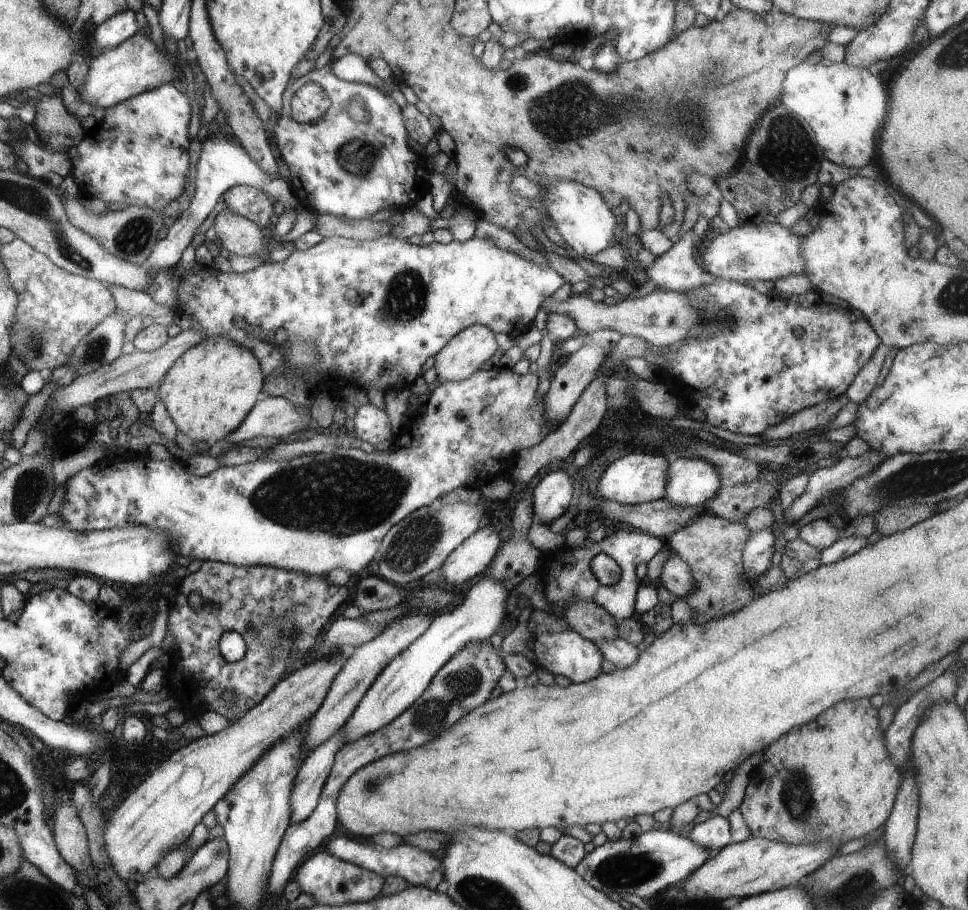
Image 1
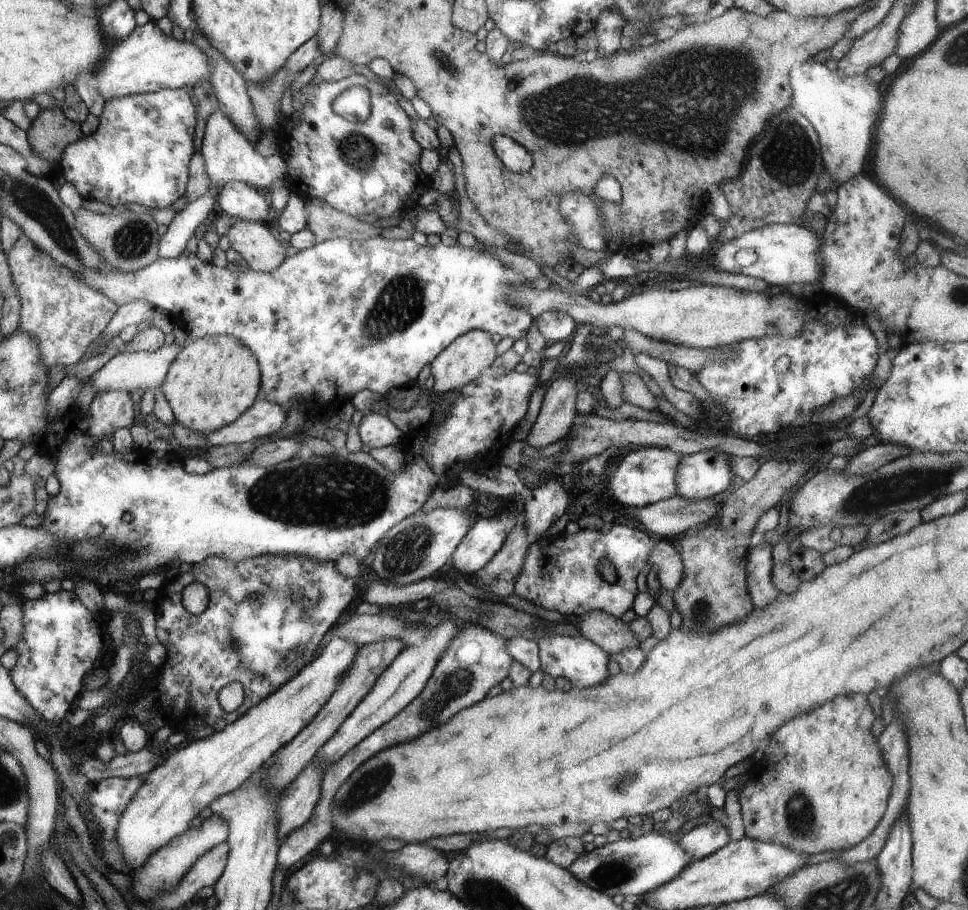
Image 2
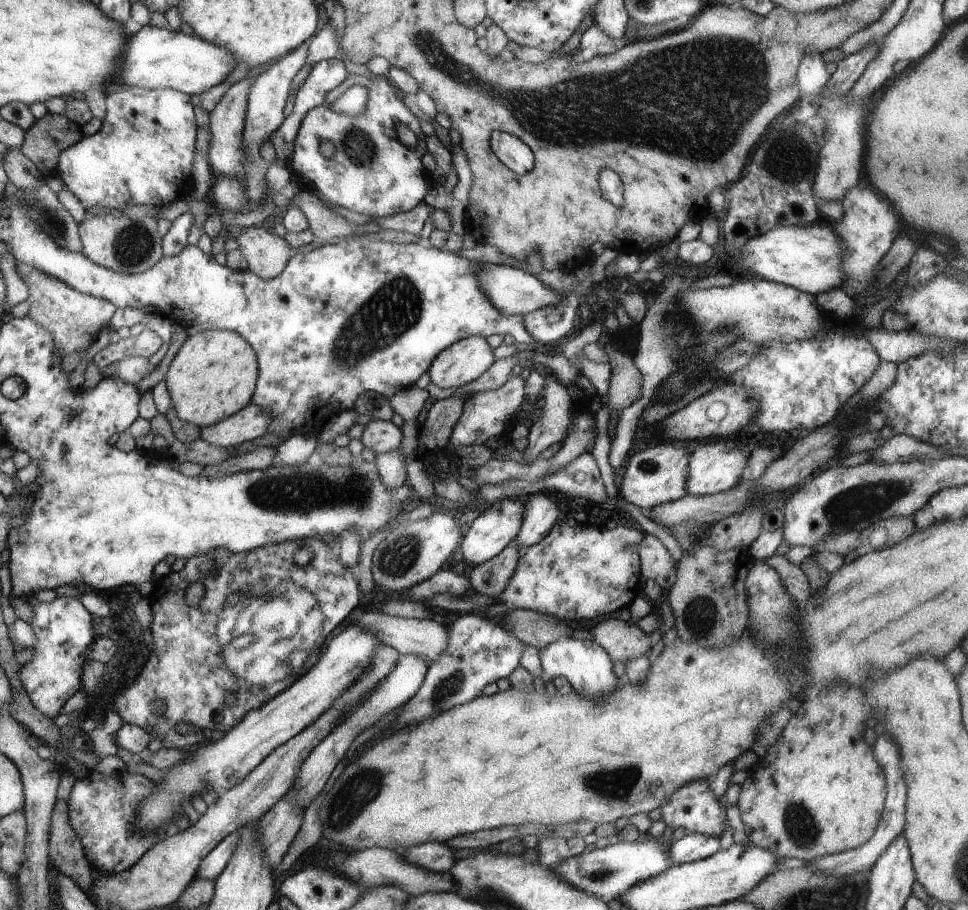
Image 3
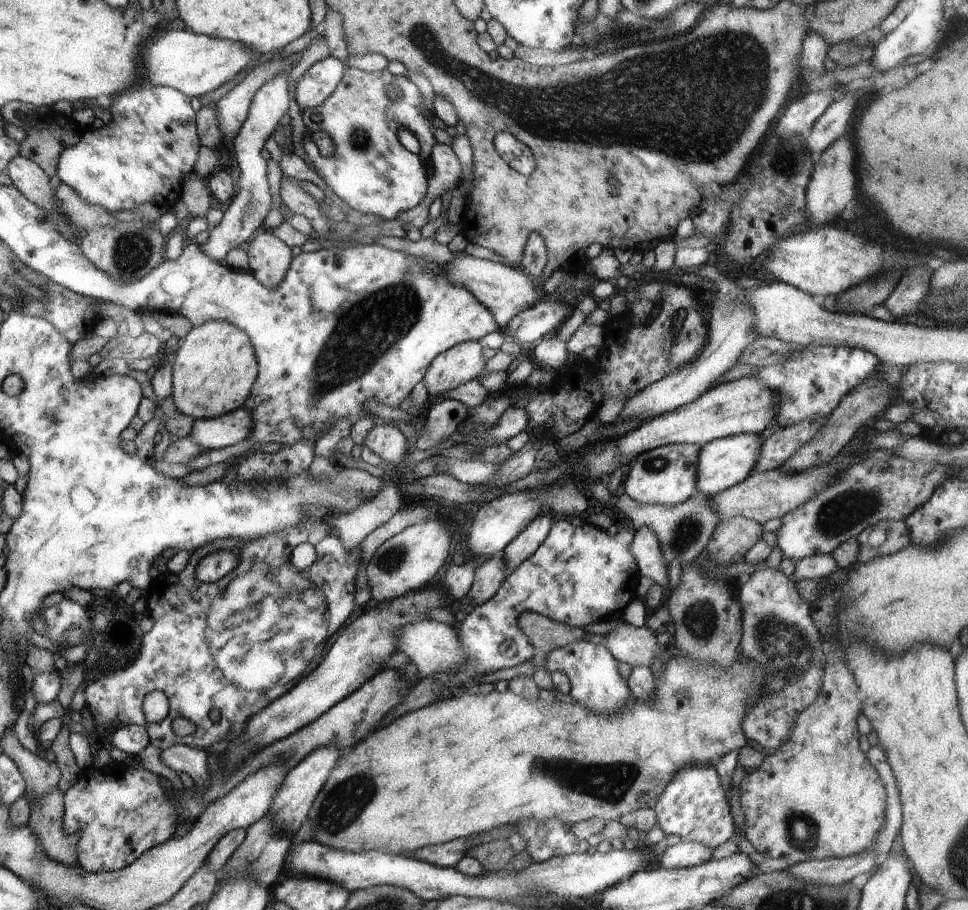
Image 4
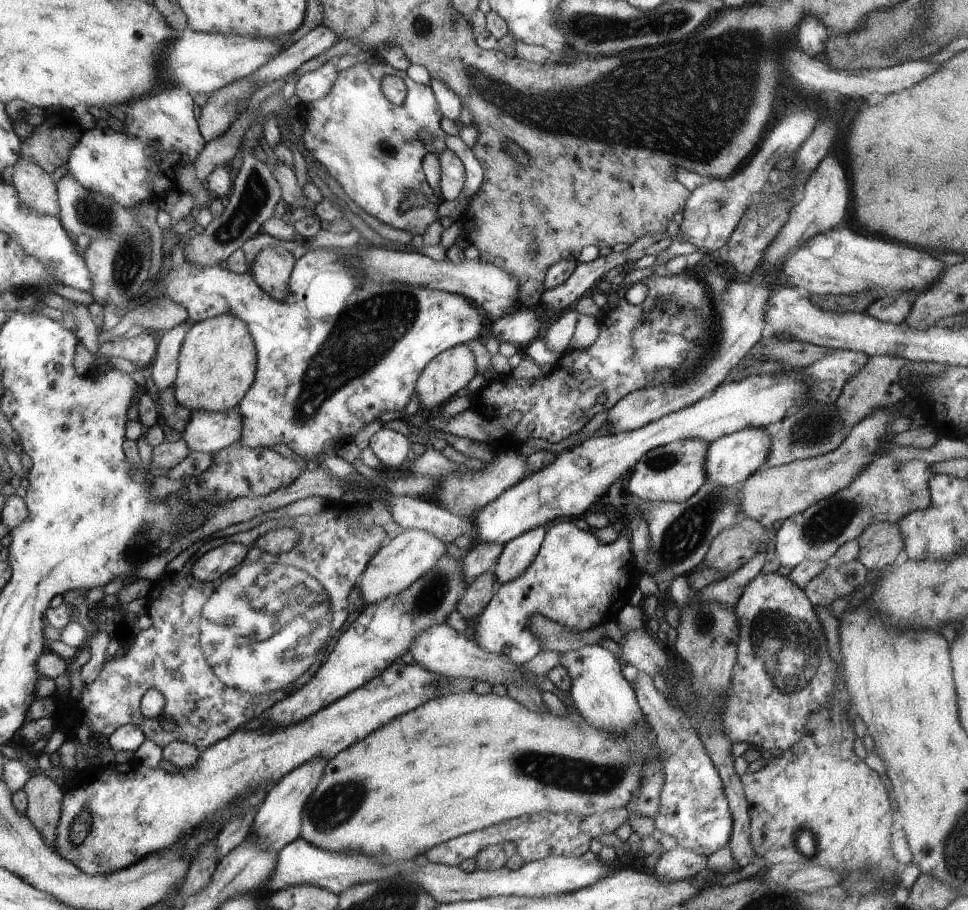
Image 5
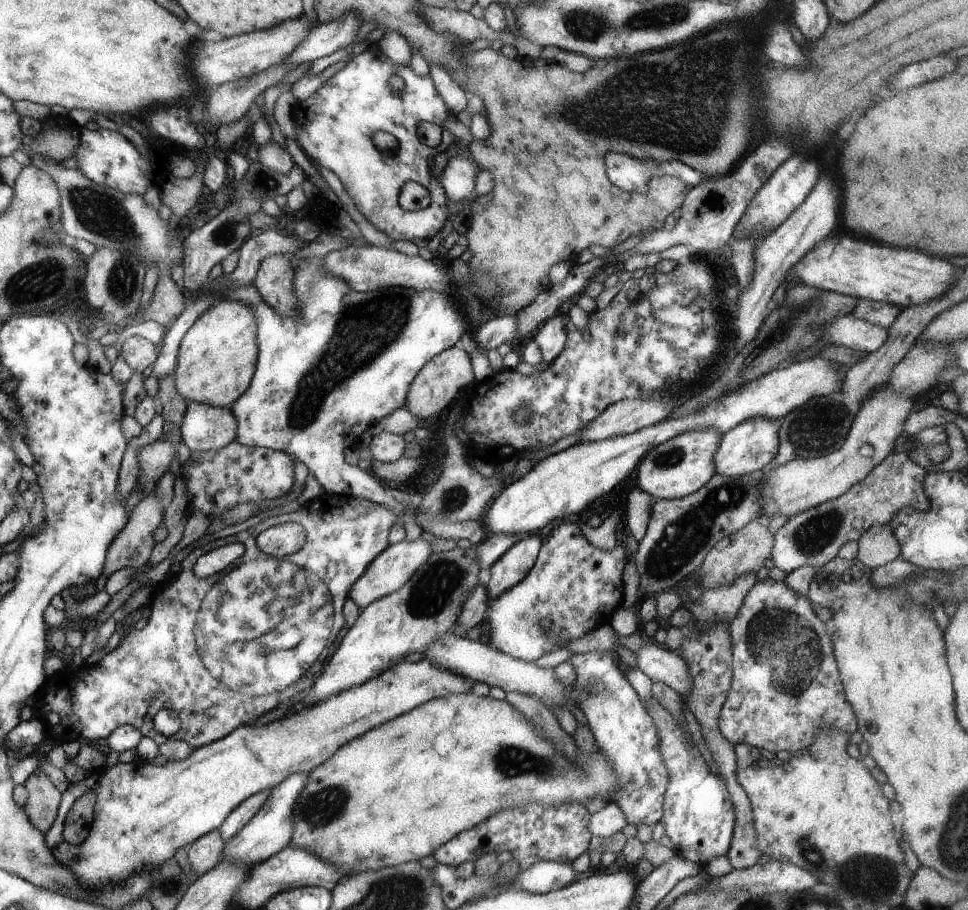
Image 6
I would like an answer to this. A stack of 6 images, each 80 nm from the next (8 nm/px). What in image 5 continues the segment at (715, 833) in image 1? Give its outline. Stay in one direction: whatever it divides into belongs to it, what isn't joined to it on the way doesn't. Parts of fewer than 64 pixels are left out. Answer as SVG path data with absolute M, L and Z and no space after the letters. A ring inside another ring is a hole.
M680 845L666 851L654 866L654 876L661 881L683 881L708 868L707 858Z

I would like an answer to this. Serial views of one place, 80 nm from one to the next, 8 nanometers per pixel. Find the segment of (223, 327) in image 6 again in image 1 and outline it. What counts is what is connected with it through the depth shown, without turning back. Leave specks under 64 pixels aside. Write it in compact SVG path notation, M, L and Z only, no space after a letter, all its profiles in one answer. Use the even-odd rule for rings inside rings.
M206 337L206 340L184 352L172 364L157 387L156 398L166 406L168 416L176 424L178 432L188 436L192 442L213 444L230 436L243 425L252 408L259 403L258 394L263 391L264 379L262 366L250 349L227 337Z

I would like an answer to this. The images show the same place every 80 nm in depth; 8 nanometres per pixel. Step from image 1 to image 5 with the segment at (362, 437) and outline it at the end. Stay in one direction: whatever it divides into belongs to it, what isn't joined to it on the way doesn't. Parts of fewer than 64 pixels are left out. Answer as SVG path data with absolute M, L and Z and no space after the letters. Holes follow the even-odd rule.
M383 426L370 438L369 446L372 448L376 458L380 460L381 467L390 471L402 467L404 462L406 462L406 458L408 458L408 452L410 452L410 440L406 436L402 436L397 431Z

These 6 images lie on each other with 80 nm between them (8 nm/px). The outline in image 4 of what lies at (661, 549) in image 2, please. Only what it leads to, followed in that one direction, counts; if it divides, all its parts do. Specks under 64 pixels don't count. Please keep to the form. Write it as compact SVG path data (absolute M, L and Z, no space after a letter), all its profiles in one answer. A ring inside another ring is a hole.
M646 525L639 527L634 531L634 538L629 547L641 576L652 578L657 587L666 588L669 581L668 567L665 566L656 533Z

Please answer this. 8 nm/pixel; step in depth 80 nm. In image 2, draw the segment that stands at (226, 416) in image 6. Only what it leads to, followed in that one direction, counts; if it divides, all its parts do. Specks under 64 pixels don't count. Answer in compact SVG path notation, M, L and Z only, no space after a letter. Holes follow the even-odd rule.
M258 400L233 423L209 432L207 442L212 446L242 444L263 436L272 436L285 426L287 414L288 411L276 403Z

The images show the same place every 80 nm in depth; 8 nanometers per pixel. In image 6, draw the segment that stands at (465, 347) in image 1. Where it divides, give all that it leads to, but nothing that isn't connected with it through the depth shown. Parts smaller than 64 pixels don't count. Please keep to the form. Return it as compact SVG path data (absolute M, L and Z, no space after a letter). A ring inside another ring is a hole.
M458 345L448 348L448 350L430 359L415 376L407 394L407 411L412 413L417 419L426 420L432 416L440 416L442 410L446 410L452 400L456 400L460 388L464 386L474 386L478 383L473 373L472 362L464 350L458 350Z

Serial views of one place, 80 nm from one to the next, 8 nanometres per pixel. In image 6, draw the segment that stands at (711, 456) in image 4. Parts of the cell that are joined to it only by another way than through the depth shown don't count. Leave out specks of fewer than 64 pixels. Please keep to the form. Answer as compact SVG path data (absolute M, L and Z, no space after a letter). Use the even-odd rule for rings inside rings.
M754 417L728 429L728 432L722 435L715 454L716 472L729 480L729 478L761 471L778 454L779 424L780 420L772 417Z

